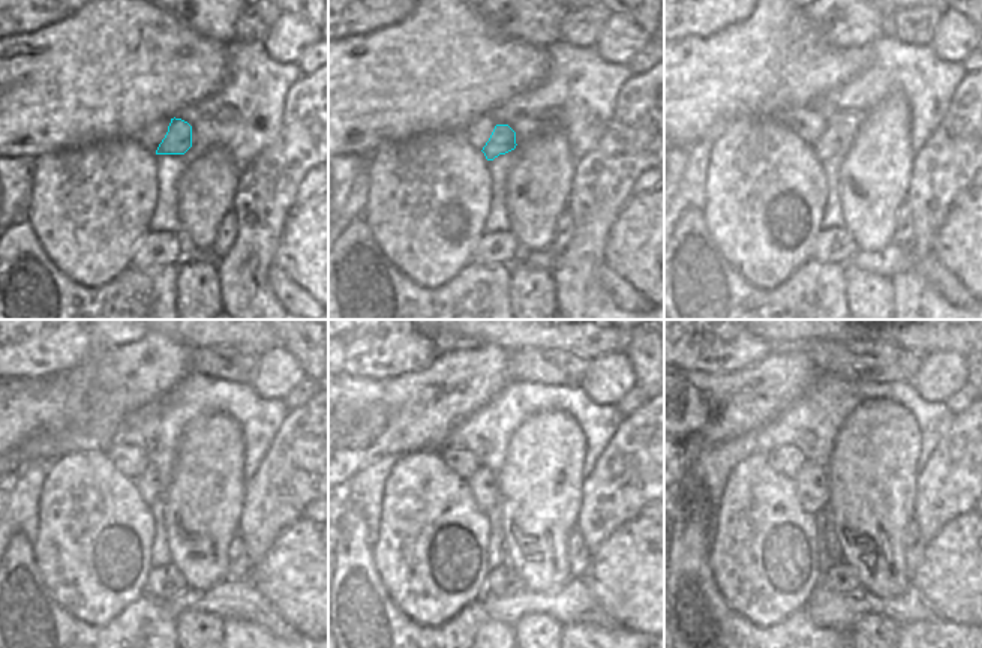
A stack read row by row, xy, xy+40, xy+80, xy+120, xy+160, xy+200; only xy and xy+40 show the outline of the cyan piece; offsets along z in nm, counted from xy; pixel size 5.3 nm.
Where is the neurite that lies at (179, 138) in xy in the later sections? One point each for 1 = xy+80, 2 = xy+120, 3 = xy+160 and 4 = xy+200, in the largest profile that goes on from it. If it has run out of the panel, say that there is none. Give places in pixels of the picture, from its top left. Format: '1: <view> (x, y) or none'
1: xy+80 (826, 146)
2: xy+120 (149, 485)
3: xy+160 (483, 485)
4: xy+200 (810, 482)

